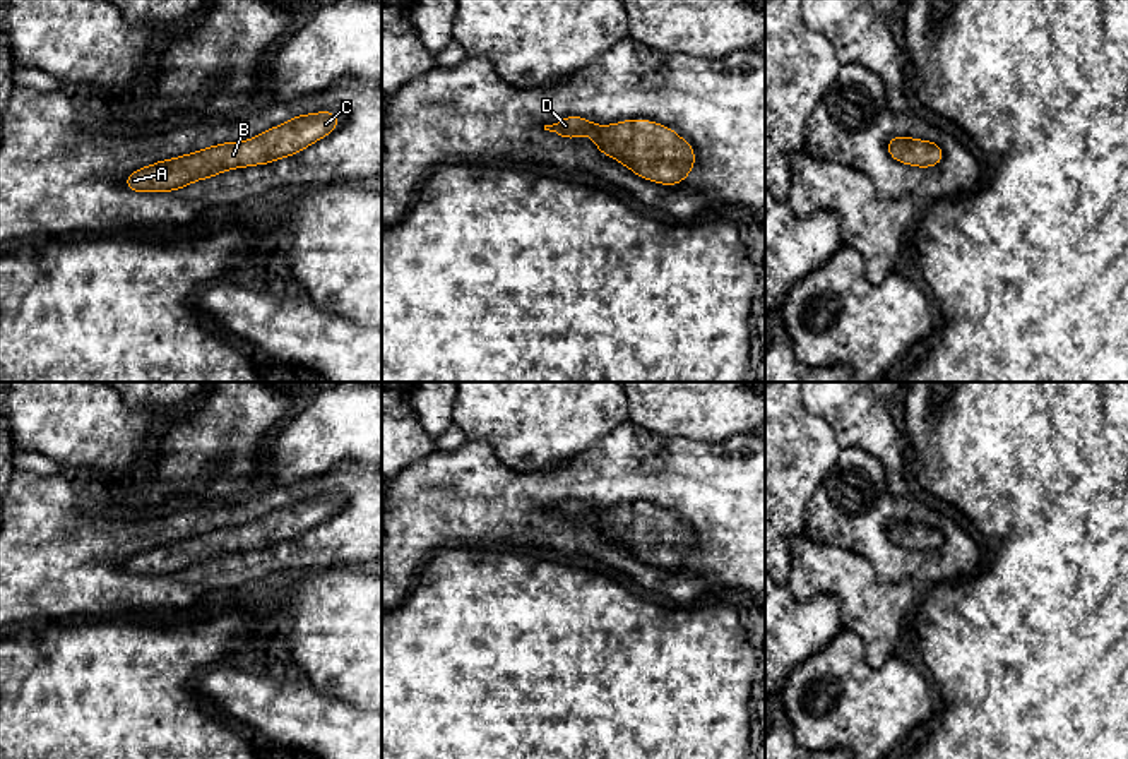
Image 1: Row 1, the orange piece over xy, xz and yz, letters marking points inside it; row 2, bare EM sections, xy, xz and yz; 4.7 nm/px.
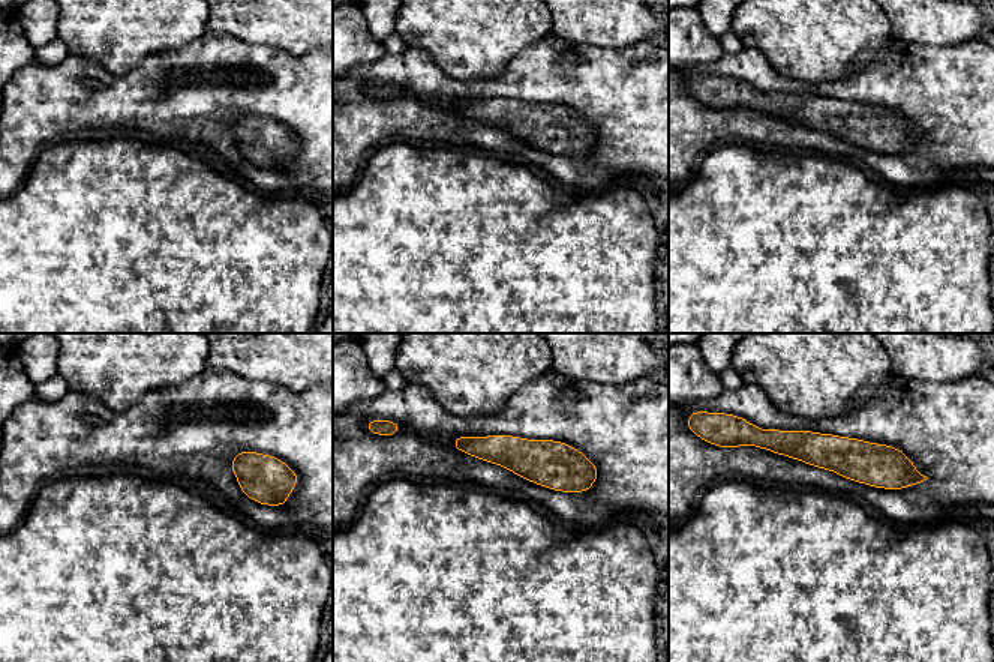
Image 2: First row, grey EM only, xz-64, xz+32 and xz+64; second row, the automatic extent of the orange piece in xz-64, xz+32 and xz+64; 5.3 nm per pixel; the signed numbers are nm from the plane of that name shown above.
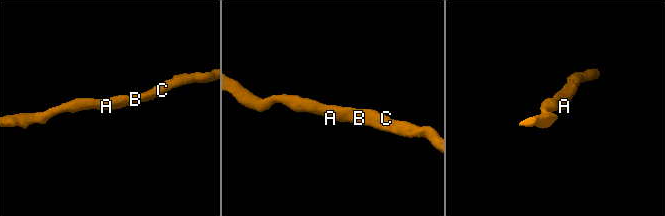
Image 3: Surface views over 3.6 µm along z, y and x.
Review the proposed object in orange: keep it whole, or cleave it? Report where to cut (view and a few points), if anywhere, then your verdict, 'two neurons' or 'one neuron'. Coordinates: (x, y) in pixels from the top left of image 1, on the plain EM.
no cut; one neuron

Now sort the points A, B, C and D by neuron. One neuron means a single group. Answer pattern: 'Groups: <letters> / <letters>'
Groups: A B C D

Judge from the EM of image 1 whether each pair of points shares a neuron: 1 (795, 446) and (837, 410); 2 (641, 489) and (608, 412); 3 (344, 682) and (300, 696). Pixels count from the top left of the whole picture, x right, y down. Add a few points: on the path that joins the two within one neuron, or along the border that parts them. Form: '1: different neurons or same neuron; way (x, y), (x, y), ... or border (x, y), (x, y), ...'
1: different neurons; border (801, 400), (831, 429), (834, 439), (843, 448)
2: different neurons; border (627, 420), (581, 451)
3: different neurons; border (308, 681), (320, 693), (356, 706)

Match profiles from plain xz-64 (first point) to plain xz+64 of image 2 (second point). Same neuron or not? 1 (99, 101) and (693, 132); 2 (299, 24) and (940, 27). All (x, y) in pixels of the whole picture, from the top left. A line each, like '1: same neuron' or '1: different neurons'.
1: same neuron
2: same neuron

